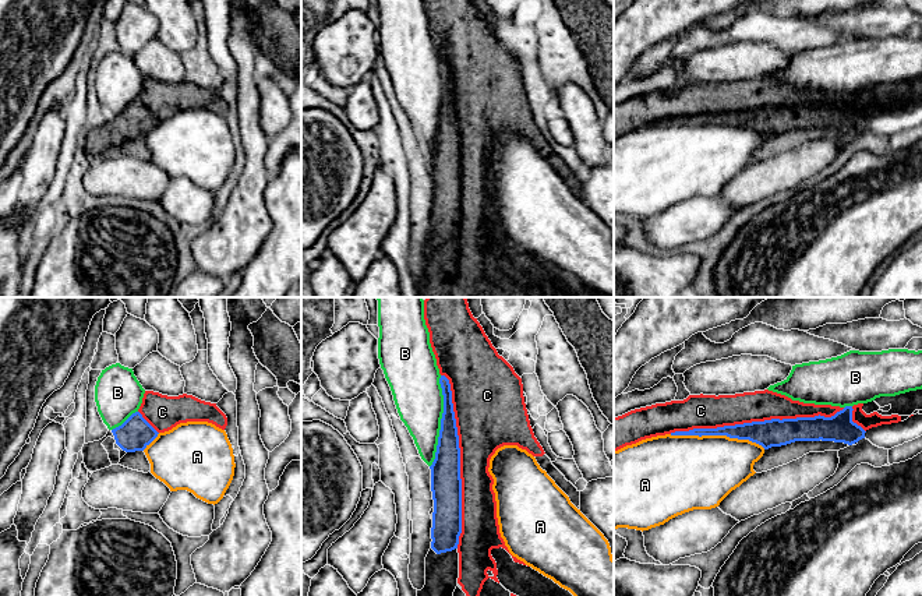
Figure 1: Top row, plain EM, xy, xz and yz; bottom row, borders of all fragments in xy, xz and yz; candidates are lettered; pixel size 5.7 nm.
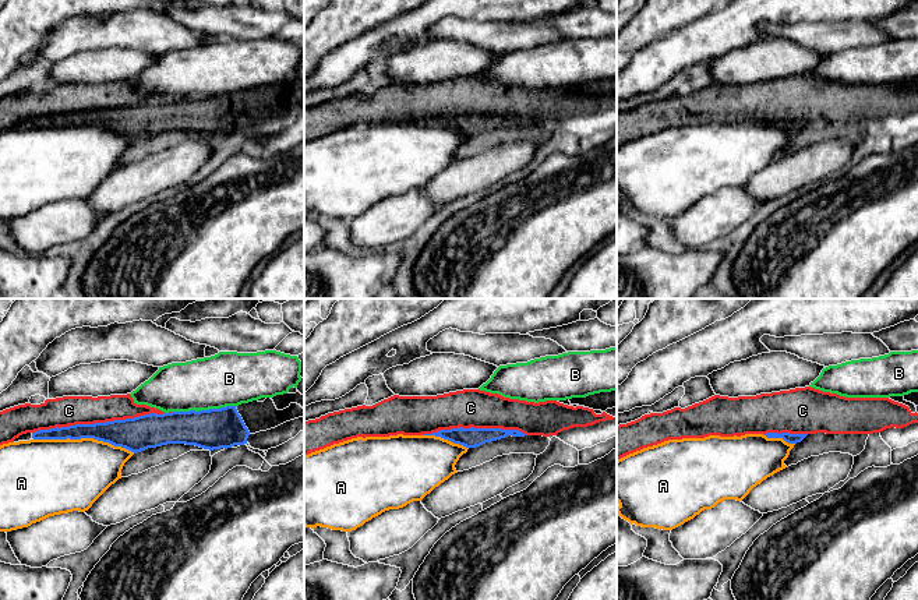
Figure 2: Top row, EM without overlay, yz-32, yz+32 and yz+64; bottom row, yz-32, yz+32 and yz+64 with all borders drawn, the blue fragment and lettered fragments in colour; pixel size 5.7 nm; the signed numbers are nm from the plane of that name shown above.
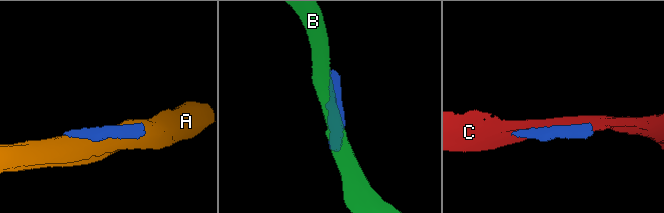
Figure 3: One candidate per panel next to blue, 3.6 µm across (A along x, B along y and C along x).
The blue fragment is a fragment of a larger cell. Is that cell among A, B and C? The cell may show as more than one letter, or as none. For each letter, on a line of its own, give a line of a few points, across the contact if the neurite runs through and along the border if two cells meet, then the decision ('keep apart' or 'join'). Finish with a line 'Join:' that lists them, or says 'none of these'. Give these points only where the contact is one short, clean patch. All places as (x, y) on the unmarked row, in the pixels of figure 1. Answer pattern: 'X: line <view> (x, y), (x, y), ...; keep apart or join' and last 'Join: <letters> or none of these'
A: keep apart
B: keep apart
C: keep apart
Join: none of these

